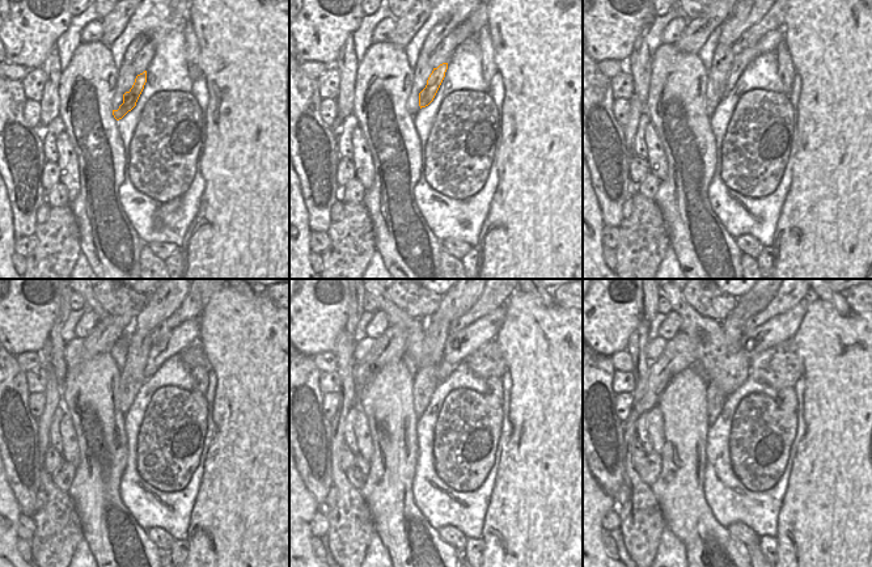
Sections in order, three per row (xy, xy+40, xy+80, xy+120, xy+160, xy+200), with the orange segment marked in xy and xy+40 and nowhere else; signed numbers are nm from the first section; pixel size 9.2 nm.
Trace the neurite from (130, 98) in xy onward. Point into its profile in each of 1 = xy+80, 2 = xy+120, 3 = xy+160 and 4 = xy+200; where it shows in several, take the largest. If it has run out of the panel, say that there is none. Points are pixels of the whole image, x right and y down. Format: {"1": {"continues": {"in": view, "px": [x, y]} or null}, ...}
{"1": {"continues": {"in": "xy+80", "px": [769, 42]}}, "2": {"continues": {"in": "xy+120", "px": [181, 337]}}, "3": {"continues": {"in": "xy+160", "px": [460, 345]}}, "4": {"continues": {"in": "xy+200", "px": [783, 326]}}}

